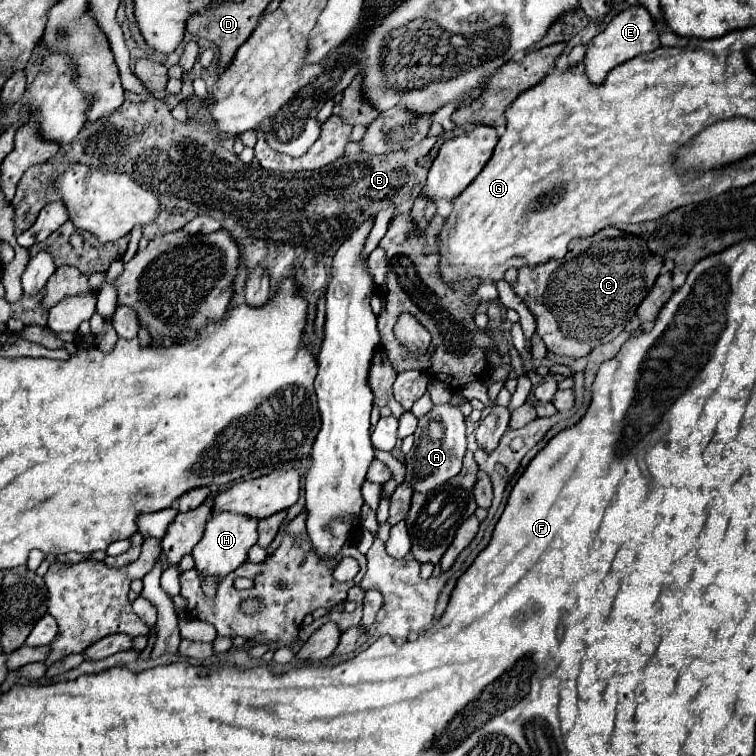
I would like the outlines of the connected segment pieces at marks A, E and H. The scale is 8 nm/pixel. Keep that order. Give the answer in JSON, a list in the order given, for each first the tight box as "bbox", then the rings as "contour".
[{"bbox":[405,404,467,494],"contour":[[[449,404],[433,406],[429,414],[425,414],[419,420],[419,426],[415,430],[415,444],[405,456],[405,482],[411,484],[413,492],[429,494],[435,490],[435,486],[441,486],[455,474],[459,474],[463,456],[467,452],[467,440],[465,440],[465,420],[459,408],[453,408]]]},{"bbox":[583,4,661,86],"contour":[[[641,4],[631,6],[631,8],[623,10],[623,12],[619,12],[609,22],[609,26],[587,44],[587,52],[585,52],[585,60],[583,60],[585,74],[587,74],[587,78],[589,78],[589,82],[593,86],[603,84],[609,70],[613,70],[615,66],[631,60],[637,54],[653,52],[659,46],[661,46],[661,42],[659,42],[659,36],[657,36],[657,28],[655,28],[655,22],[649,16],[649,12]]]},{"bbox":[193,512,257,600],"contour":[[[231,512],[213,514],[213,518],[205,526],[203,538],[199,540],[199,544],[193,550],[195,568],[199,572],[201,588],[207,596],[207,600],[211,600],[215,596],[215,590],[217,590],[217,584],[221,582],[221,578],[231,574],[233,570],[237,570],[247,560],[249,548],[255,542],[257,542],[257,520],[255,518],[241,516],[241,514],[231,514]]]}]

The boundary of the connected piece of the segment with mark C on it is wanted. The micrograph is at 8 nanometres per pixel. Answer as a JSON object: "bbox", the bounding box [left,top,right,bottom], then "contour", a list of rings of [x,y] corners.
{"bbox":[513,226,663,358],"contour":[[[611,226],[597,232],[591,238],[573,240],[563,260],[549,260],[545,266],[537,266],[535,270],[527,266],[519,268],[519,280],[513,284],[513,290],[517,296],[523,298],[523,302],[535,316],[537,334],[543,338],[549,352],[557,356],[583,358],[595,346],[611,342],[625,330],[627,320],[635,316],[635,310],[643,302],[643,290],[647,296],[661,272],[661,266],[663,266],[663,256],[649,252],[647,242],[643,238],[625,234],[623,230]]]}

